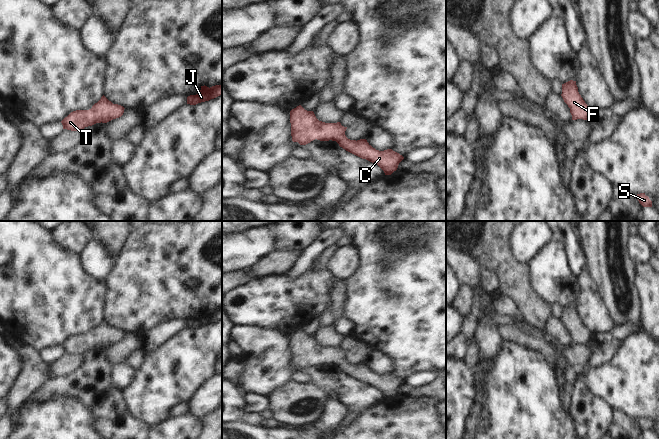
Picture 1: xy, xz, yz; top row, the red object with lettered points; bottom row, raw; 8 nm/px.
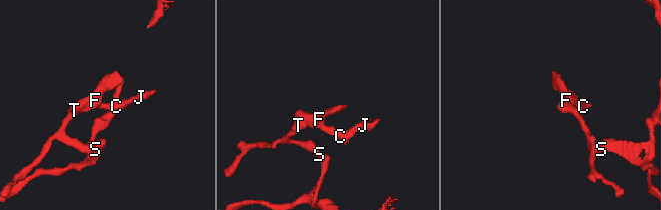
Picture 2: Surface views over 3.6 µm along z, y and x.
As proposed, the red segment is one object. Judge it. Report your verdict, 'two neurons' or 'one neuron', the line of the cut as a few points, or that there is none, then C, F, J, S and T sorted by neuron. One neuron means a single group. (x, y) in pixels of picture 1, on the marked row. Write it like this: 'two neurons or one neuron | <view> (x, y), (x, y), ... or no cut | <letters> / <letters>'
one neuron | no cut | C F J S T

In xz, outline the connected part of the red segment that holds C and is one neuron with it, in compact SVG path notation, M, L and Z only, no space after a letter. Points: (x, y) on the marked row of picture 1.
M301 105L290 111L291 136L293 142L306 145L317 139L336 141L346 151L378 165L385 173L391 175L404 159L402 155L387 149L379 151L373 148L366 139L350 140L346 137L347 127L337 123L319 121L313 111L305 110Z

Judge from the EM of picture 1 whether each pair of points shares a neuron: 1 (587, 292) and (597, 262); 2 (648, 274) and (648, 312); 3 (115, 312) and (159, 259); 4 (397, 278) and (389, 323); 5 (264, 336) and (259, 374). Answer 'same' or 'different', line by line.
1: different
2: same
3: same
4: same
5: same

